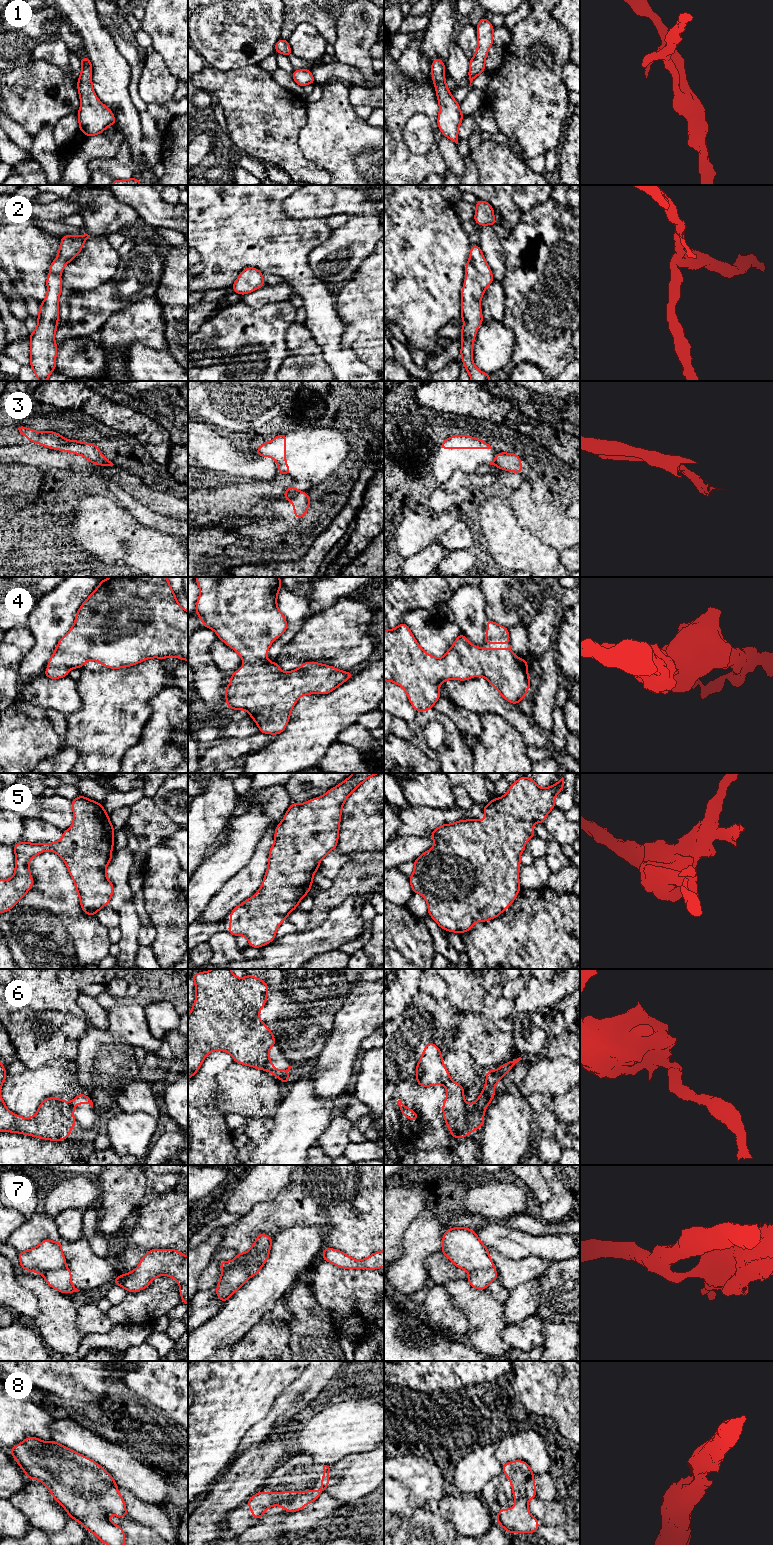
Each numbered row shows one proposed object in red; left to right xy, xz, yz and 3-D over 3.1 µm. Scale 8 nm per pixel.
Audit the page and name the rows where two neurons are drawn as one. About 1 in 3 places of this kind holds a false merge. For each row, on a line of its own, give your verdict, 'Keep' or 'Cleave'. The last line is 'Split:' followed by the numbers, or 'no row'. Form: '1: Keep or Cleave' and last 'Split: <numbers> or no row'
1: Keep
2: Keep
3: Cleave
4: Keep
5: Keep
6: Cleave
7: Cleave
8: Keep
Split: 3, 6, 7

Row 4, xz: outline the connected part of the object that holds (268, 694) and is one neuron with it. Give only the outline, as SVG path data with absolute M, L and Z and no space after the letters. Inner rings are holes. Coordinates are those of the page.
M196 577L200 595L195 613L204 627L214 630L219 639L235 650L245 664L230 675L231 682L225 688L225 698L229 709L246 710L256 722L261 733L279 735L286 728L290 713L297 700L307 694L328 694L353 677L351 672L317 662L304 662L301 667L282 672L277 662L271 663L266 657L272 642L287 629L285 616L277 608L277 594L281 589L280 577Z

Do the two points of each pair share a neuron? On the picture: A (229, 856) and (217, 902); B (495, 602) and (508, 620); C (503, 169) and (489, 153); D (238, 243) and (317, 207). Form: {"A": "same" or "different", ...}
{"A": "different", "B": "same", "C": "same", "D": "different"}

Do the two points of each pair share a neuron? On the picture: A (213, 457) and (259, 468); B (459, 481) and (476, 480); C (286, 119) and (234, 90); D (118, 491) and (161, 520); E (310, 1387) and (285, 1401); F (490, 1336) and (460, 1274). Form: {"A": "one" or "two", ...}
{"A": "one", "B": "one", "C": "one", "D": "one", "E": "one", "F": "two"}

